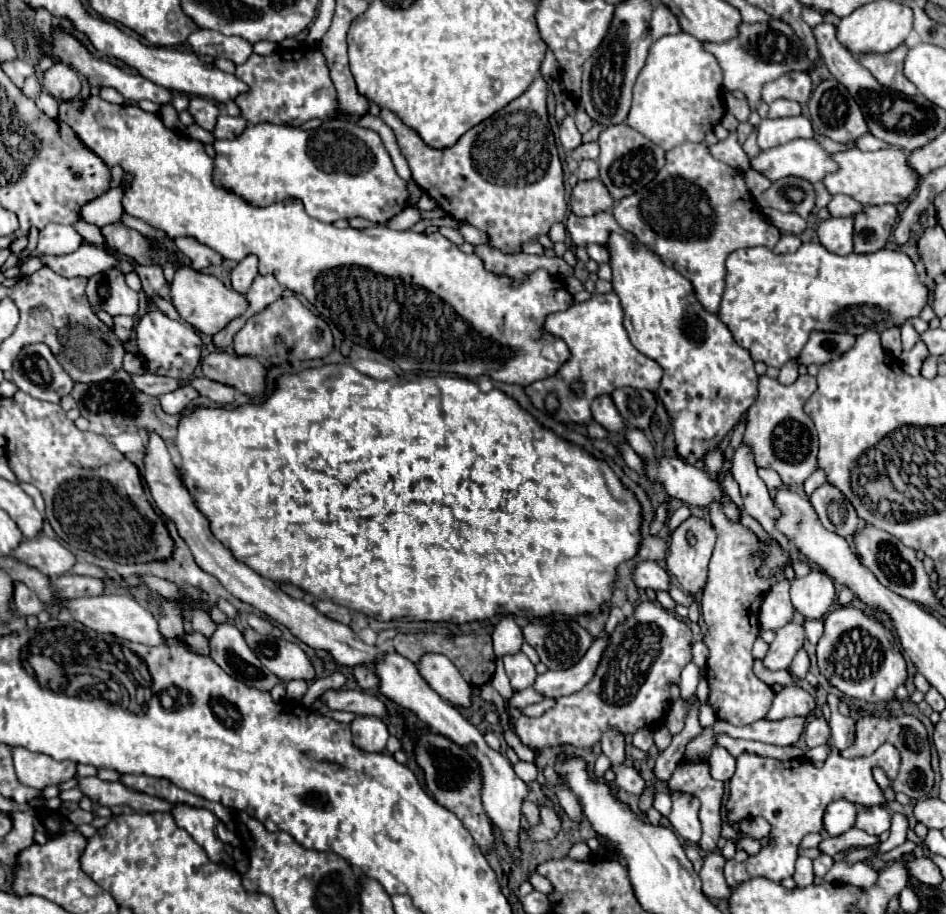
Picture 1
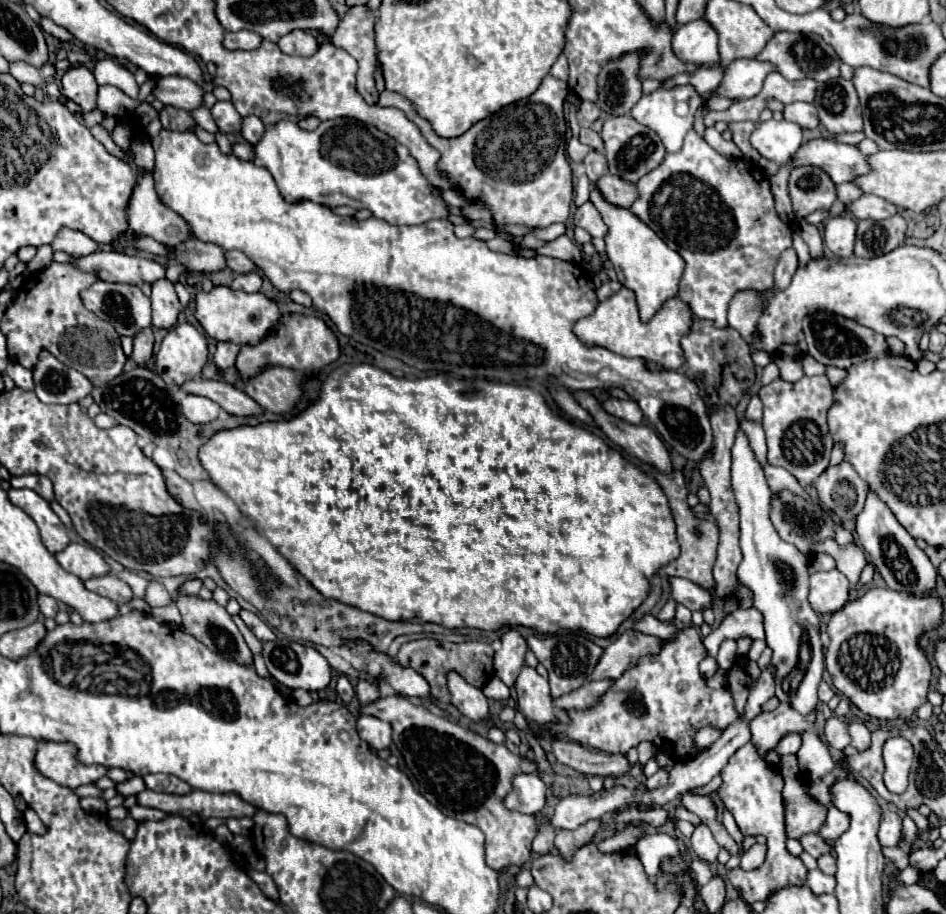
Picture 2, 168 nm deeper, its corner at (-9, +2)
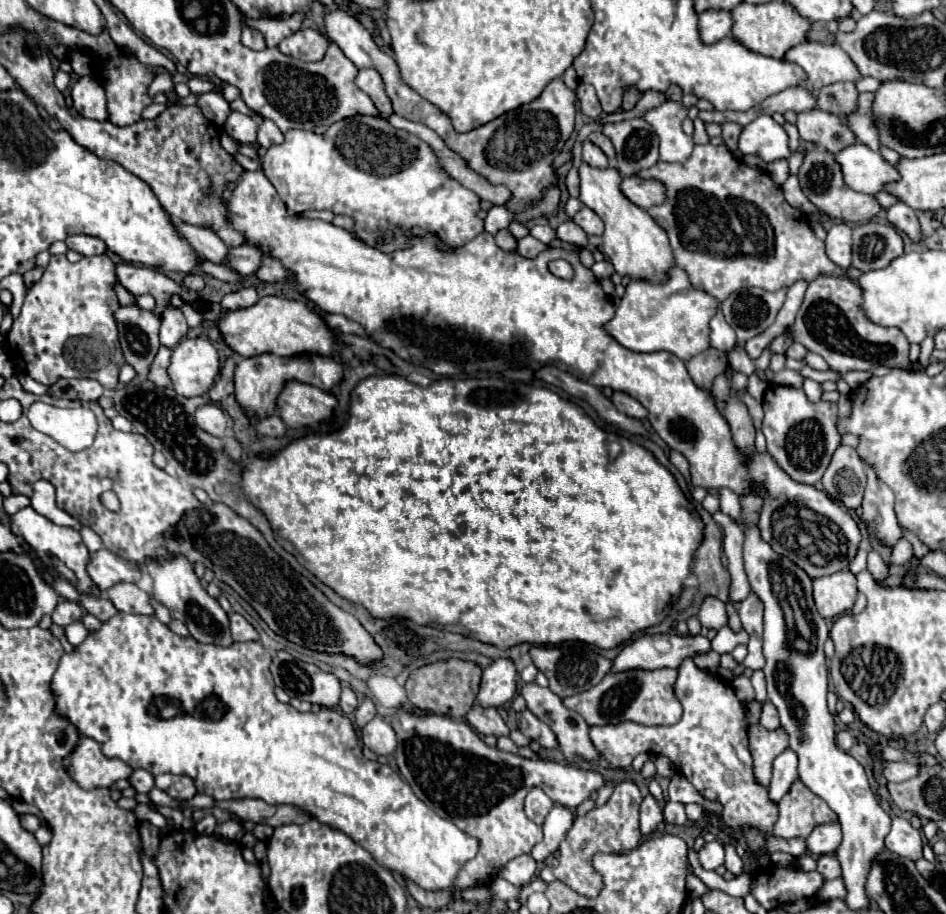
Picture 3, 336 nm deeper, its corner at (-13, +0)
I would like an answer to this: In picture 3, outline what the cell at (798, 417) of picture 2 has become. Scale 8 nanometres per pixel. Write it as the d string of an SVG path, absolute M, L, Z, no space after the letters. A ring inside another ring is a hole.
M768 386L764 394L764 422L762 432L768 442L768 452L778 460L780 468L796 482L818 484L828 468L834 450L840 446L842 436L836 430L838 408L834 402L810 402L802 388Z

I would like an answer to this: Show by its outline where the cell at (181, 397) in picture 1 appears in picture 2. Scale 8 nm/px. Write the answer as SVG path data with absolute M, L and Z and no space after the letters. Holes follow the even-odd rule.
M186 394L184 400L180 402L180 406L182 406L184 416L196 424L210 422L210 420L218 418L218 412L220 412L220 406L216 402L204 398L204 396L196 396L196 394Z

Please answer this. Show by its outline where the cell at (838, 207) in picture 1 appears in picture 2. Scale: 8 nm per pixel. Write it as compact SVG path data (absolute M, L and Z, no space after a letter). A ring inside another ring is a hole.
M862 194L858 200L846 204L846 210L856 218L856 220L884 220L890 218L898 212L898 208L874 194Z

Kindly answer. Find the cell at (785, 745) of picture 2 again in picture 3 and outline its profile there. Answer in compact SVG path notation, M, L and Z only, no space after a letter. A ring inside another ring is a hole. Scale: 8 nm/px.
M790 748L774 758L772 782L768 786L768 796L772 798L772 802L780 802L780 798L790 790L792 782L798 778L796 768L798 768L798 758Z

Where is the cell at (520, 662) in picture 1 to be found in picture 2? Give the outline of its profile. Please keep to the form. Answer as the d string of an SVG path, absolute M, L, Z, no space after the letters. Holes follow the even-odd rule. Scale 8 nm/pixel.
M524 664L516 678L516 702L518 710L538 724L548 724L548 720L568 720L566 712L552 706L548 680L542 678L536 668Z

